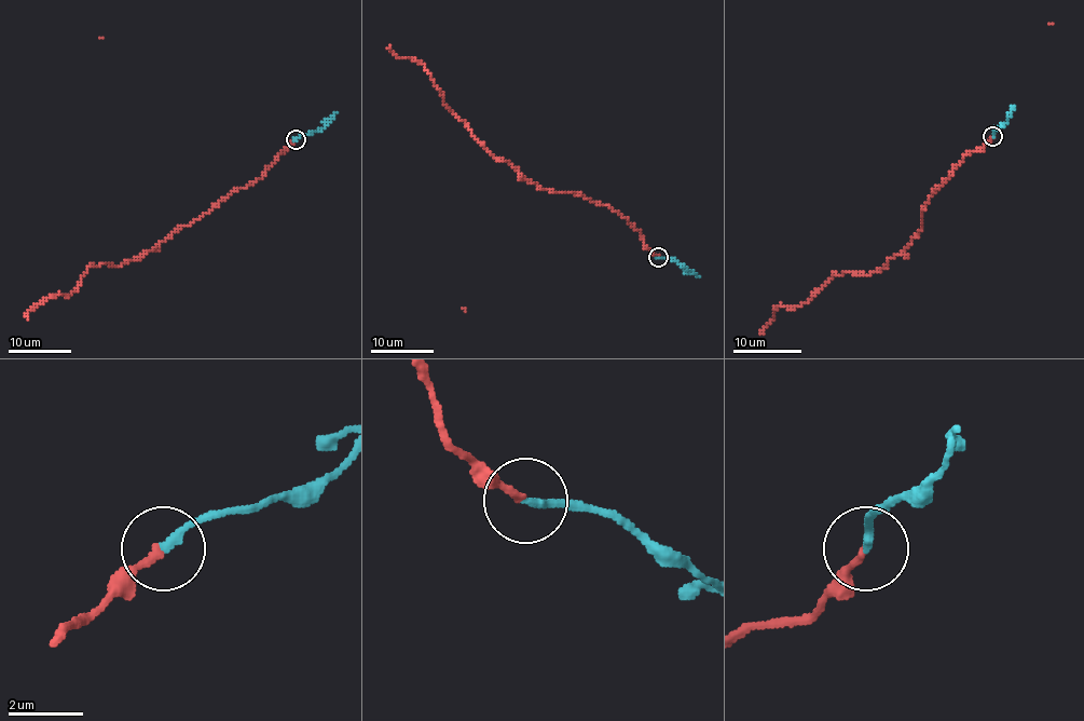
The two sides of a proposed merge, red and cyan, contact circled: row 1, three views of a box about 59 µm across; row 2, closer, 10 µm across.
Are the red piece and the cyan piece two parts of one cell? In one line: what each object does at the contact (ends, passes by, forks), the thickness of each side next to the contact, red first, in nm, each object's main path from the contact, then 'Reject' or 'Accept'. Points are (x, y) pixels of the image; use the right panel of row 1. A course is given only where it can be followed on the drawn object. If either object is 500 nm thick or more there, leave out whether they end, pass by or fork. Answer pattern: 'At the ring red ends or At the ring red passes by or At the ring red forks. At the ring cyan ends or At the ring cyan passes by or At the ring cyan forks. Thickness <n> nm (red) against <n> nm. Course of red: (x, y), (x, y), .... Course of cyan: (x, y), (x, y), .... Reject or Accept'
At the ring red ends. At the ring cyan ends. Thickness 190 nm (red) against 240 nm. Course of red: (992, 136), (931, 193), (922, 226), (882, 267), (835, 274), (807, 301), (780, 305), (758, 332). Course of cyan: (992, 136), (992, 131), (1000, 127), (1014, 105). Accept

